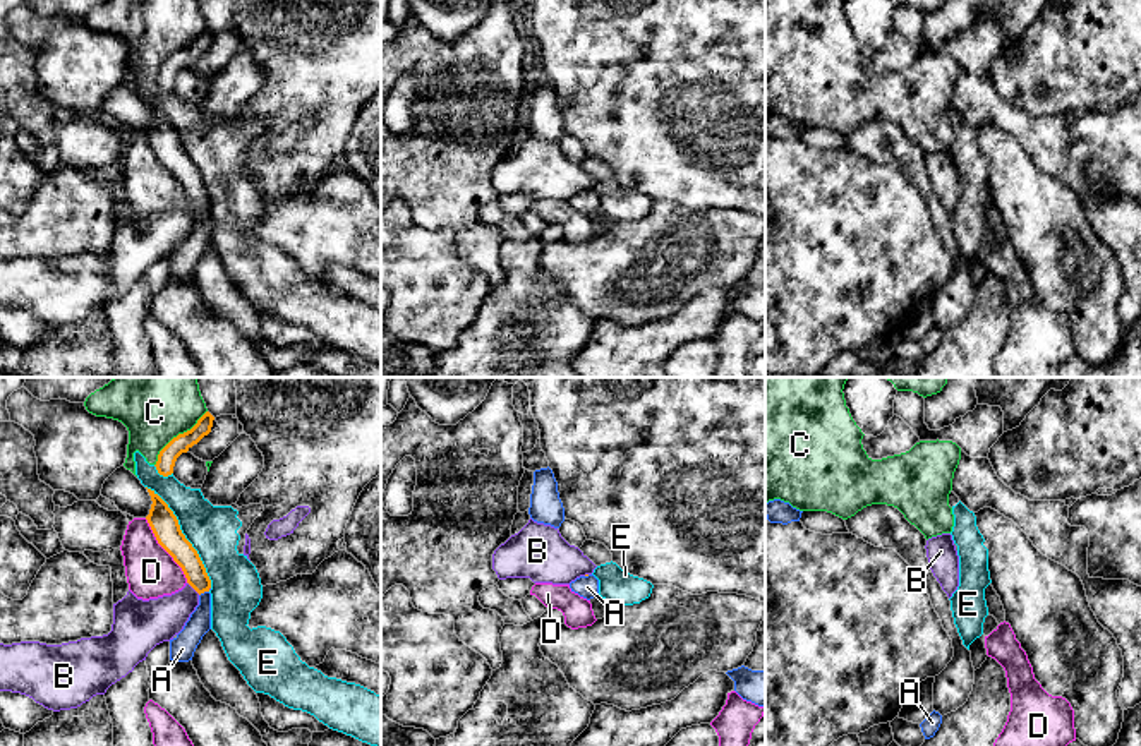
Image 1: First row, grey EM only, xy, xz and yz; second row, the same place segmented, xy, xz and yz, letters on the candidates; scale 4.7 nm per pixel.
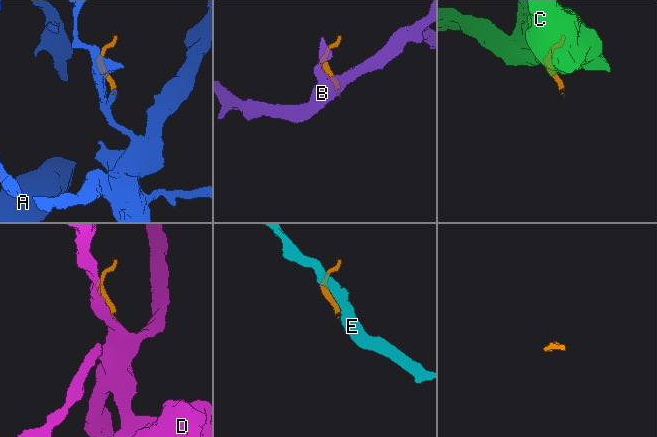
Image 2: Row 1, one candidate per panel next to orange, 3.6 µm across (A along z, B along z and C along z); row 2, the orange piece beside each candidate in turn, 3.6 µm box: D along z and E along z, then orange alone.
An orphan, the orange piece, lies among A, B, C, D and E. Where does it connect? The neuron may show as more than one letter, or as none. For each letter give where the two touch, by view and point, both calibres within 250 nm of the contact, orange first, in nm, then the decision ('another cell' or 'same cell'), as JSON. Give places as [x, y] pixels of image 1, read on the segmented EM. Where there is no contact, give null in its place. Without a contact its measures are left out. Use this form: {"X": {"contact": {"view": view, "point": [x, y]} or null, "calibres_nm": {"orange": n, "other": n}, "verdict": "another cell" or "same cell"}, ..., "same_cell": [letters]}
{"A": {"contact": {"view": "xy", "point": [203, 592]}, "calibres_nm": {"orange": 110, "other": 110}, "verdict": "same cell"}, "B": {"contact": {"view": "xy", "point": [194, 589]}, "calibres_nm": {"orange": 110, "other": 220}, "verdict": "another cell"}, "C": {"contact": {"view": "xy", "point": [179, 434]}, "calibres_nm": {"orange": 90, "other": 420}, "verdict": "another cell"}, "D": {"contact": {"view": "xy", "point": [165, 549]}, "calibres_nm": {"orange": 130, "other": 240}, "verdict": "another cell"}, "E": {"contact": {"view": "xy", "point": [184, 535]}, "calibres_nm": {"orange": 130, "other": 240}, "verdict": "another cell"}, "same_cell": ["A"]}

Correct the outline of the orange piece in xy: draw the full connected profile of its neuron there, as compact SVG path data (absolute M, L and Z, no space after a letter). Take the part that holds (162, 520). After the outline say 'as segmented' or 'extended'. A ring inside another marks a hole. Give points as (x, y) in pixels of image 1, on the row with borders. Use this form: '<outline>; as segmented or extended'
M148 489L148 492L153 504L146 520L158 544L182 568L187 583L199 593L199 605L190 614L184 629L170 640L170 660L189 662L202 636L211 629L211 580L197 550L182 533L173 511L154 490Z; extended

